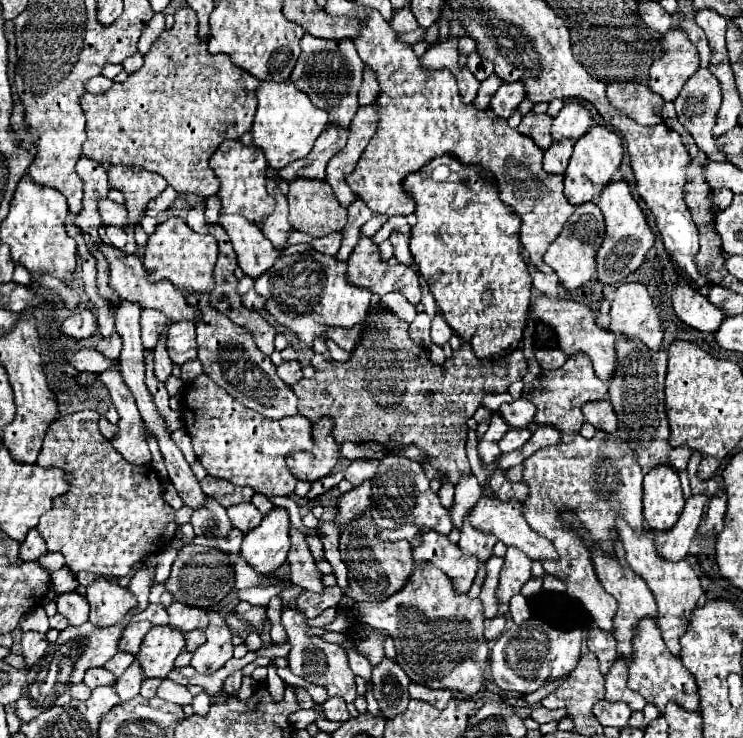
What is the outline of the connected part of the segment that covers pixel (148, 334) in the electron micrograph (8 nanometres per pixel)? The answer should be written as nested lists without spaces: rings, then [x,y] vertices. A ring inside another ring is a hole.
[[[142,309],[140,316],[140,329],[142,345],[148,351],[156,349],[156,343],[160,339],[160,335],[164,333],[168,321],[164,313],[158,313],[156,309]]]

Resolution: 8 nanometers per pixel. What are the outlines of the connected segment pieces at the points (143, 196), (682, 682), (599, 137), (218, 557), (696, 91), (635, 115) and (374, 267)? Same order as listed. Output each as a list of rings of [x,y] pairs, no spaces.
[[[112,165],[108,169],[108,181],[110,181],[110,189],[122,191],[126,199],[128,241],[121,250],[127,254],[134,254],[138,249],[134,239],[134,227],[142,221],[148,201],[154,199],[158,193],[162,193],[168,183],[158,173],[150,173],[146,169],[126,167],[126,165]]]
[[[644,619],[638,625],[638,633],[634,637],[634,659],[628,671],[630,671],[628,687],[640,693],[646,699],[646,703],[652,703],[660,715],[664,715],[666,705],[670,701],[674,701],[686,711],[694,711],[694,713],[700,711],[700,697],[698,697],[696,681],[692,673],[682,665],[682,661],[666,649],[666,643],[662,643],[662,635],[654,619]]]
[[[600,125],[592,127],[582,139],[578,139],[574,143],[574,153],[570,157],[570,165],[564,173],[566,199],[572,205],[582,205],[582,203],[594,201],[602,193],[602,189],[612,181],[612,175],[620,167],[622,153],[624,153],[622,139],[614,131],[608,131],[606,127],[600,127]]]
[[[192,543],[184,545],[178,551],[178,557],[172,563],[172,573],[166,581],[166,591],[172,593],[174,601],[204,609],[216,607],[232,589],[234,589],[234,569],[230,565],[228,555],[214,547],[202,547]]]
[[[698,69],[698,73],[694,73],[686,81],[682,93],[674,101],[674,107],[676,107],[676,113],[678,113],[678,121],[694,137],[698,149],[704,151],[710,161],[726,161],[726,155],[716,147],[716,139],[712,137],[712,127],[714,127],[714,121],[716,121],[720,105],[722,105],[720,85],[718,85],[718,79],[708,69]]]
[[[610,83],[606,87],[606,97],[618,111],[622,111],[626,117],[634,119],[640,125],[662,123],[664,99],[652,93],[646,85]]]
[[[360,231],[360,239],[348,259],[348,271],[352,285],[362,285],[376,295],[386,295],[390,291],[400,291],[412,305],[420,303],[420,285],[418,275],[412,267],[406,265],[388,265],[380,261],[378,247],[366,239]]]

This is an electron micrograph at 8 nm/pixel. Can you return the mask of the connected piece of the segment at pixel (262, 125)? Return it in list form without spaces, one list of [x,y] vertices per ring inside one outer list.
[[[262,81],[256,91],[256,99],[258,99],[258,111],[252,125],[252,145],[264,151],[268,167],[278,171],[288,163],[306,157],[314,147],[318,135],[326,129],[328,113],[324,109],[316,109],[310,103],[308,95],[298,91],[292,81],[284,83]]]

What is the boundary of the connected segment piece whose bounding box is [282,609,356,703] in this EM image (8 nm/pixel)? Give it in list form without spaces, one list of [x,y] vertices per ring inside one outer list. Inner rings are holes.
[[[282,609],[282,625],[288,633],[288,641],[292,645],[290,655],[288,655],[288,663],[290,663],[290,671],[314,685],[322,685],[328,691],[328,697],[342,697],[346,703],[352,703],[356,699],[356,681],[354,681],[354,673],[348,665],[348,653],[344,647],[340,645],[330,645],[320,637],[308,637],[306,635],[306,617],[304,613],[296,611],[296,609]]]

